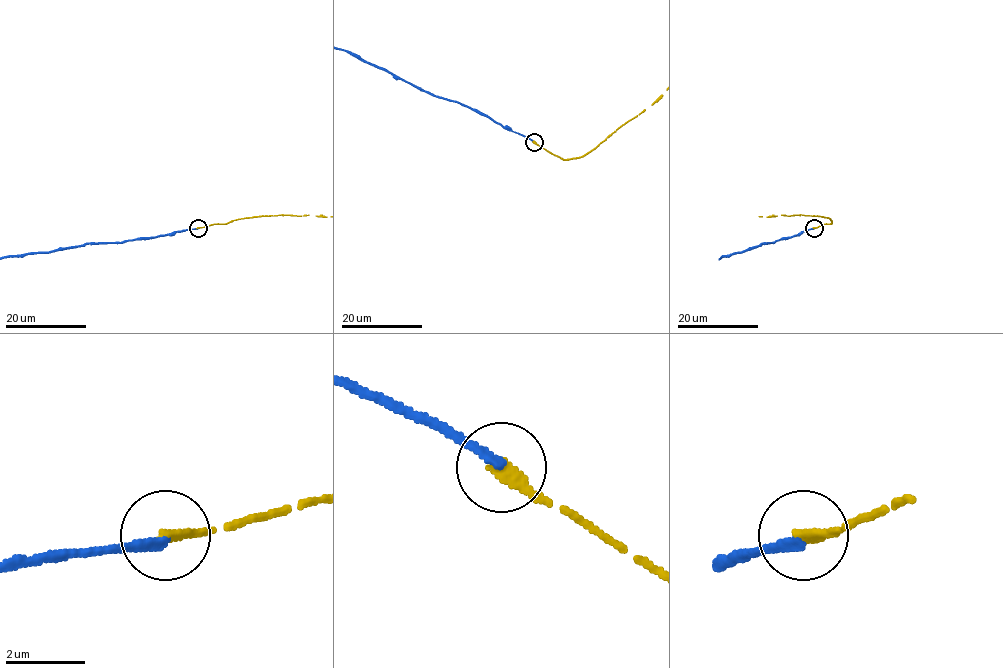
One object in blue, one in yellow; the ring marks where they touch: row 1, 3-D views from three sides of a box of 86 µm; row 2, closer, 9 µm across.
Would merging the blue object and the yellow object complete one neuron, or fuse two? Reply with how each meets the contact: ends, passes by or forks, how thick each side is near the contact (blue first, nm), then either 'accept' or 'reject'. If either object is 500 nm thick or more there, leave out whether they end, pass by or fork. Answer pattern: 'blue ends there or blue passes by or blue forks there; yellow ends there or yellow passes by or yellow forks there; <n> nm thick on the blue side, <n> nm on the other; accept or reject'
blue ends there; yellow ends there; 200 nm thick on the blue side, 280 nm on the other; reject

